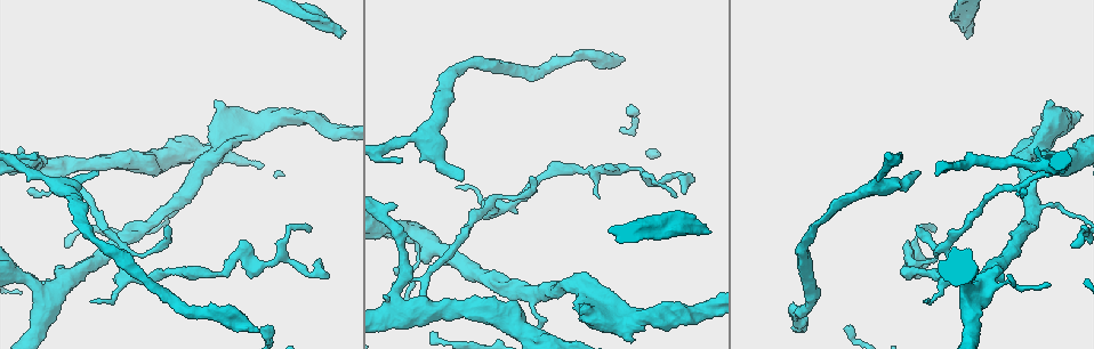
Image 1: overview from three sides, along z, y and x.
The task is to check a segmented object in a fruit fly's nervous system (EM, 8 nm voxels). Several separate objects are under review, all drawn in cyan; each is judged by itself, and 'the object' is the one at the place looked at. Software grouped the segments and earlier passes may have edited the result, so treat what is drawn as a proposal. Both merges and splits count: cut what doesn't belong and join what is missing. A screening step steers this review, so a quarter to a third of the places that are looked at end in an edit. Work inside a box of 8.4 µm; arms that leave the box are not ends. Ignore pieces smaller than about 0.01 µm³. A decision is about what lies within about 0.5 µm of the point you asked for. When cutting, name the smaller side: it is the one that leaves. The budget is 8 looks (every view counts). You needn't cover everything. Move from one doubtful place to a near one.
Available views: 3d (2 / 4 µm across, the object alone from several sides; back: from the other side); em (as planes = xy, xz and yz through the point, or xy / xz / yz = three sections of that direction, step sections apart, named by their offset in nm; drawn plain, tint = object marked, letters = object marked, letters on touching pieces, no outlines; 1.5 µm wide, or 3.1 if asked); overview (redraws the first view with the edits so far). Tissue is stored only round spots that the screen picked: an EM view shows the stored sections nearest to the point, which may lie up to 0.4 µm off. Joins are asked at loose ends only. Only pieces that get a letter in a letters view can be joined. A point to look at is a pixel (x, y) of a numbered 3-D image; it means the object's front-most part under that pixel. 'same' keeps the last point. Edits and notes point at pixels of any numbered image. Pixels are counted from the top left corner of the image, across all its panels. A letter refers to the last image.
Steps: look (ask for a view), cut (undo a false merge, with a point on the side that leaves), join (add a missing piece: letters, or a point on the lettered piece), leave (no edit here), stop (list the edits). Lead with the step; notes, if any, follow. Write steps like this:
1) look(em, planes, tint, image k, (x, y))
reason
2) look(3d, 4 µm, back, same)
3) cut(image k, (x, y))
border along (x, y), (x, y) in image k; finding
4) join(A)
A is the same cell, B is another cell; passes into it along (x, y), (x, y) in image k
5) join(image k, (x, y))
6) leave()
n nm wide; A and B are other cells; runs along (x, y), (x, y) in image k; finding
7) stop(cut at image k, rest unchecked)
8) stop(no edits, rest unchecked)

look(3d, 4 µm, image 1, (1051, 285))
an open end

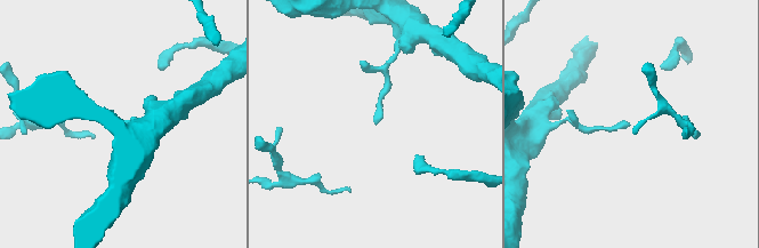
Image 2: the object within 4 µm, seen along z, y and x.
look(em, planes, letters, image 2, (630, 125))

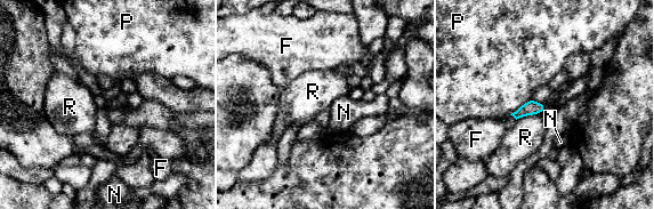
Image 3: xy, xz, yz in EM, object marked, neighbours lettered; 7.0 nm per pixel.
leave()
F, N, P and R are other cells; border along (541, 112), (525, 114), (516, 120) in image 3; none of them fits

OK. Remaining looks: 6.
look(3d, 4 µm, back, image 1, (581, 315))
branch stops here

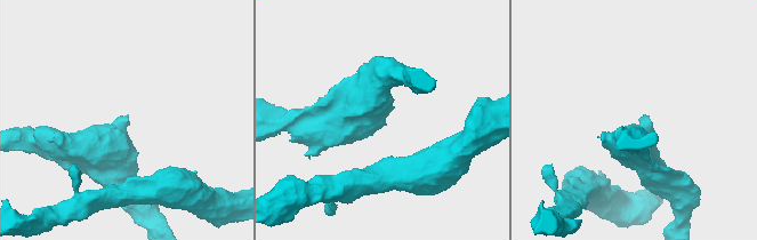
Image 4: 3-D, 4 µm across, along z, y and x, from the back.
look(em, yz, step 8, tint, image 4, (127, 120))

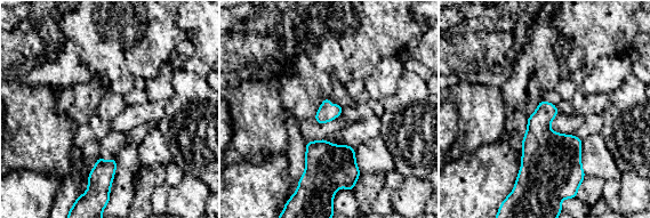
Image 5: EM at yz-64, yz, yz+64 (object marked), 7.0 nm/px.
look(em, planes, letters, same)

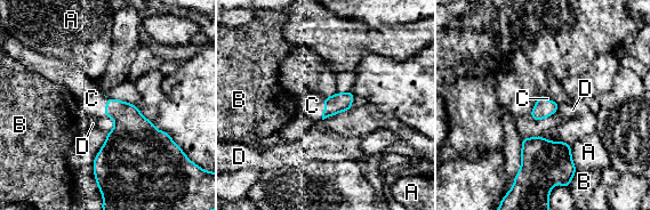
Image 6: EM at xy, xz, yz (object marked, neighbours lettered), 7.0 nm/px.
join(C)
C is the same cell, A, B and D are other cells; passes into it along (339, 102), (326, 108), (312, 105) in image 6; it goes on there

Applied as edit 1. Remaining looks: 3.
look(overview)
redraw

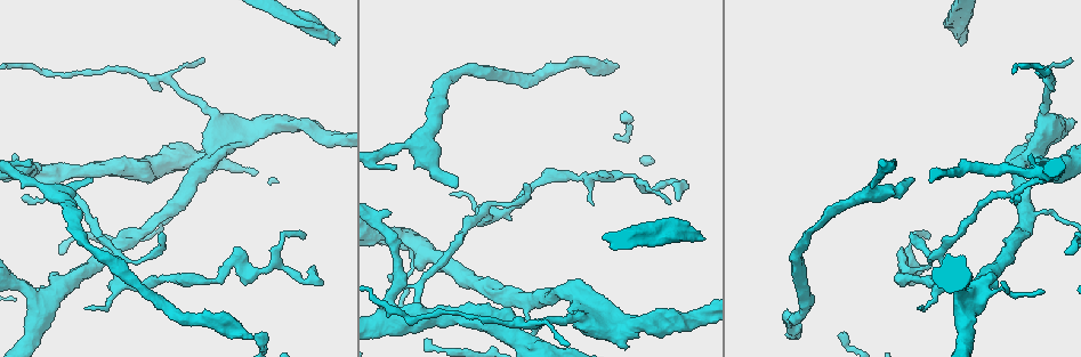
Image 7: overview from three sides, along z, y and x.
look(em, planes, letters, image 7, (602, 174))
branch stops here

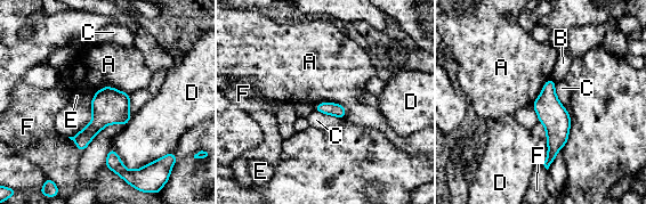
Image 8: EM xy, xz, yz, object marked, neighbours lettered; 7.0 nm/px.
leave()
D touches over 420 nm; A, B, C, D, E and F are other cells; runs along (550, 82), (554, 148), (547, 163) in image 8; none of them fits

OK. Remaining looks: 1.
stop(join at image 6, rest unchecked)

